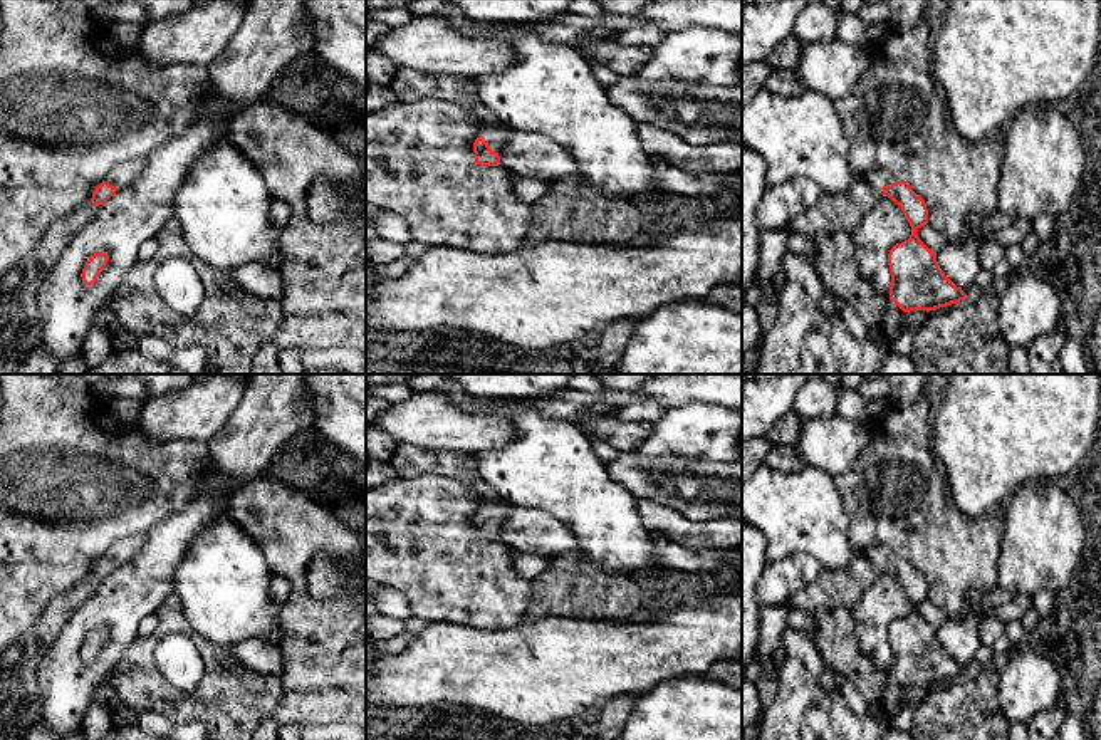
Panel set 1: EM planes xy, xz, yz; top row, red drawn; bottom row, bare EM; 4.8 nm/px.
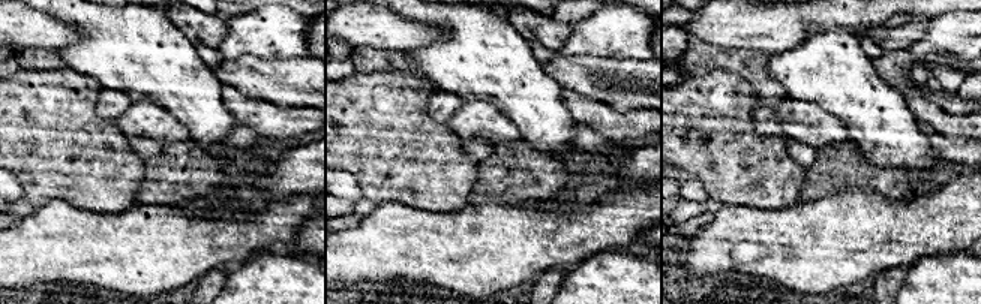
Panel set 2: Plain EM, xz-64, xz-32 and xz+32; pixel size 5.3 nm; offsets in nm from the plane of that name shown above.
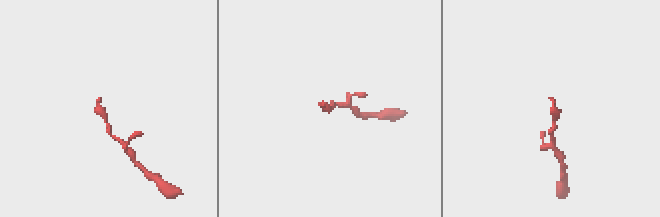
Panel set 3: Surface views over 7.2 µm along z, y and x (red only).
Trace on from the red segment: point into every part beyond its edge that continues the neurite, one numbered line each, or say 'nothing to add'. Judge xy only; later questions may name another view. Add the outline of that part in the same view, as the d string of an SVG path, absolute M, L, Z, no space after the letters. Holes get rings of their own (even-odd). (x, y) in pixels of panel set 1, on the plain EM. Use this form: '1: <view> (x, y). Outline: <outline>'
1: xy (121, 551). Outline: M138 534L138 535L117 540L106 552L106 557L116 564L128 562L144 545L144 542L146 542L146 534Z

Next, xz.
1: xz (495, 512). Outline: M495 502L482 505L480 512L488 519L490 525L498 529L507 512L512 508L510 503Z

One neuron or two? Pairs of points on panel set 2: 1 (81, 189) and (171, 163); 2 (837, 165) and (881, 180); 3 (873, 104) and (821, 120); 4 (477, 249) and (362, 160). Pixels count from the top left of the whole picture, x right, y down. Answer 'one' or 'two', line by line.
1: two
2: one
3: two
4: two

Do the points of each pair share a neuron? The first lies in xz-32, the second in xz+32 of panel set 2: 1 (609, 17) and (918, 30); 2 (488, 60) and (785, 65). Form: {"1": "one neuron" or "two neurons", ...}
{"1": "two neurons", "2": "one neuron"}

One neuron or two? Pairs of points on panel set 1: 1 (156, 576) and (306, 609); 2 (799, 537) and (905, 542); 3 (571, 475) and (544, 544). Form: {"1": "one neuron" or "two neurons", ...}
{"1": "two neurons", "2": "two neurons", "3": "two neurons"}

